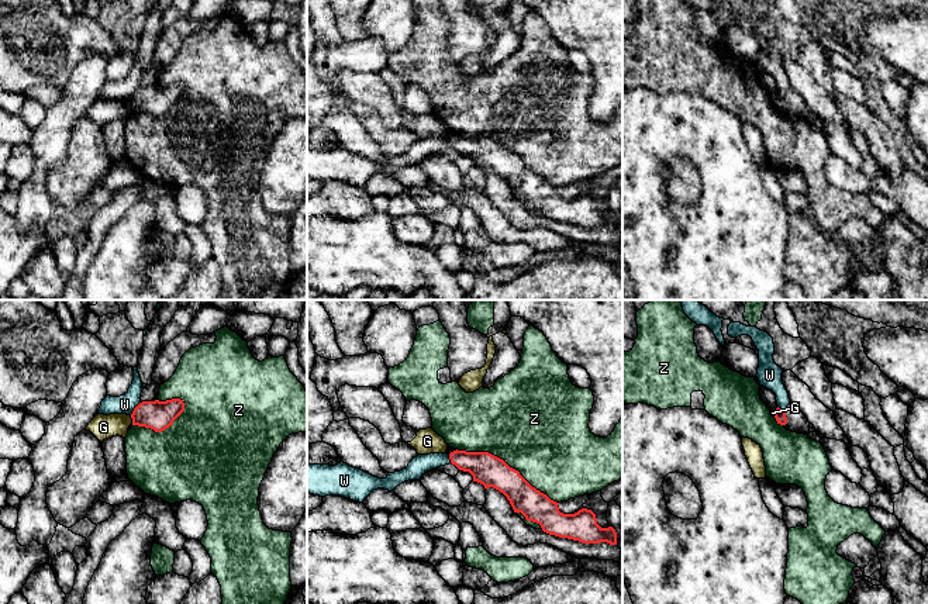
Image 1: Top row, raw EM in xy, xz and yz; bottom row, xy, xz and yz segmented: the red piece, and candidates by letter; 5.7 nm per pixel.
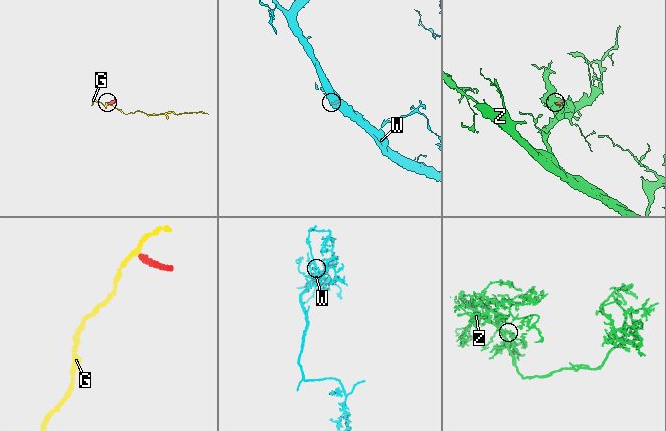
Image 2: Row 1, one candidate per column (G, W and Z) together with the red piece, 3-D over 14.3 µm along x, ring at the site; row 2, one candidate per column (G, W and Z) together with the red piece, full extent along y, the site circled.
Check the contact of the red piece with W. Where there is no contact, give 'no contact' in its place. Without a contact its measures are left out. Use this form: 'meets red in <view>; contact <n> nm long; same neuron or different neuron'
meets red in xy; contact 100 nm long; different neuron

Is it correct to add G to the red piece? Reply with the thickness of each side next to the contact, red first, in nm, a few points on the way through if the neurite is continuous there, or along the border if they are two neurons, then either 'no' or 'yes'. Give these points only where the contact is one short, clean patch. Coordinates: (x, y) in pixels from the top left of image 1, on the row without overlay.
170 nm thick on the red side, 140 nm on the other; border along xy (130, 100), (133, 109); no

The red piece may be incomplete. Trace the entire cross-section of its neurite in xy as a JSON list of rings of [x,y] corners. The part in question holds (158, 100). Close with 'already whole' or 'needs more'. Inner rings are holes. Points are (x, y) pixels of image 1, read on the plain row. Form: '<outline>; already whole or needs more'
[[[172,83],[166,86],[142,86],[131,99],[132,110],[162,117],[169,113],[183,96],[184,87],[180,83]]]; already whole

